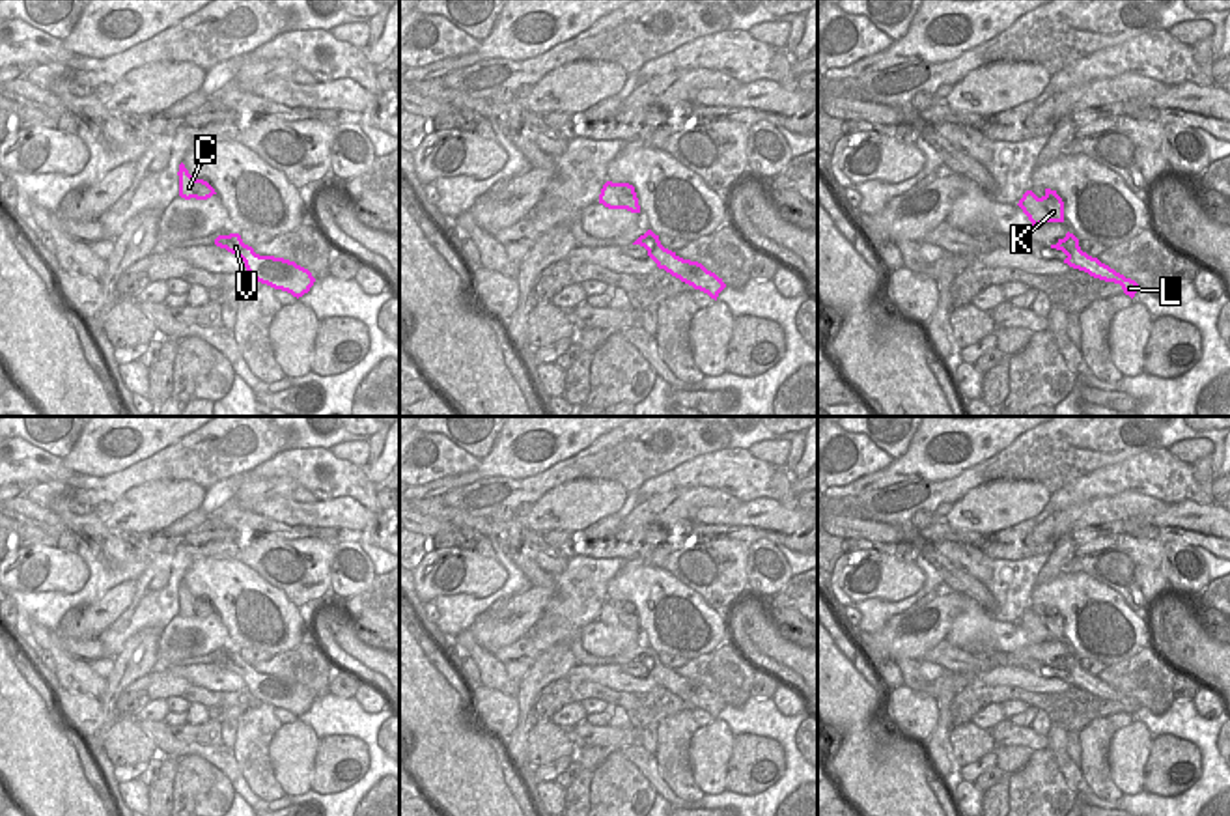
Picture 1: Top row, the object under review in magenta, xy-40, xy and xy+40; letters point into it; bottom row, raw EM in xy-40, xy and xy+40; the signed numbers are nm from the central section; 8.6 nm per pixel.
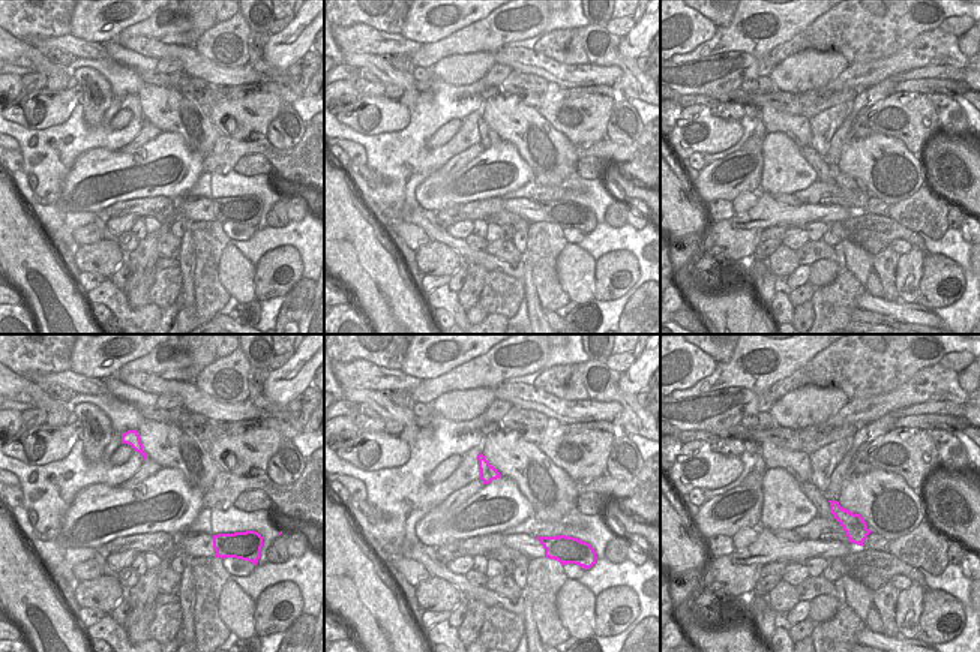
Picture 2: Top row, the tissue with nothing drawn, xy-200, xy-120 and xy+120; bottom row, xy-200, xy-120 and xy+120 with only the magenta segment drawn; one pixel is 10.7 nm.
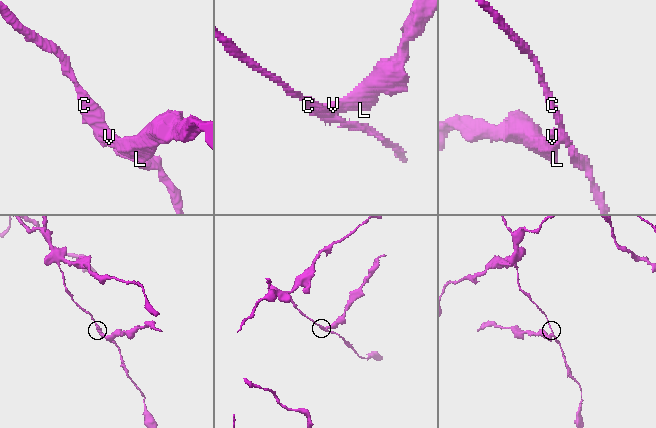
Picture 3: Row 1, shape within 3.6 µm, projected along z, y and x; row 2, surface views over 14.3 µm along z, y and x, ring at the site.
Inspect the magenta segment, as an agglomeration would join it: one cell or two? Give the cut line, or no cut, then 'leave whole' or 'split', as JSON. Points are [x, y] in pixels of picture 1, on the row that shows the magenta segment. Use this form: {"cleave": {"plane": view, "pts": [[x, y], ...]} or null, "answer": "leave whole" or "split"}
{"cleave": {"plane": "xy+40", "pts": [[1064, 238], [1072, 243], [1074, 262]]}, "answer": "split"}

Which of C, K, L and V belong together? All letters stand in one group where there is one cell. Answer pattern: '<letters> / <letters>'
C K / L V

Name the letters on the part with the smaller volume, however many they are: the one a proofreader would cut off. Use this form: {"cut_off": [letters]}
{"cut_off": ["L", "V"]}

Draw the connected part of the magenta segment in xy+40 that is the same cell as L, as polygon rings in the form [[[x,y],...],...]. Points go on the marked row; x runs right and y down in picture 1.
[[[1066,233],[1066,241],[1073,243],[1073,261],[1069,258],[1064,260],[1073,269],[1084,271],[1094,278],[1105,280],[1105,282],[1114,282],[1120,284],[1124,293],[1129,295],[1131,299],[1139,289],[1142,289],[1135,280],[1125,278],[1124,274],[1116,273],[1109,265],[1101,263],[1097,258],[1088,256],[1086,252],[1081,250],[1079,239],[1073,233]]]

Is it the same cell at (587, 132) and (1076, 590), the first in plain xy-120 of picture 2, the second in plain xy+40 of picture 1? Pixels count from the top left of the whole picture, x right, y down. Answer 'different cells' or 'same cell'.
different cells

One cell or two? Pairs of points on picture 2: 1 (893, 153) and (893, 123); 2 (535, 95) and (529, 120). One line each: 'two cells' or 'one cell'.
1: two cells
2: two cells

